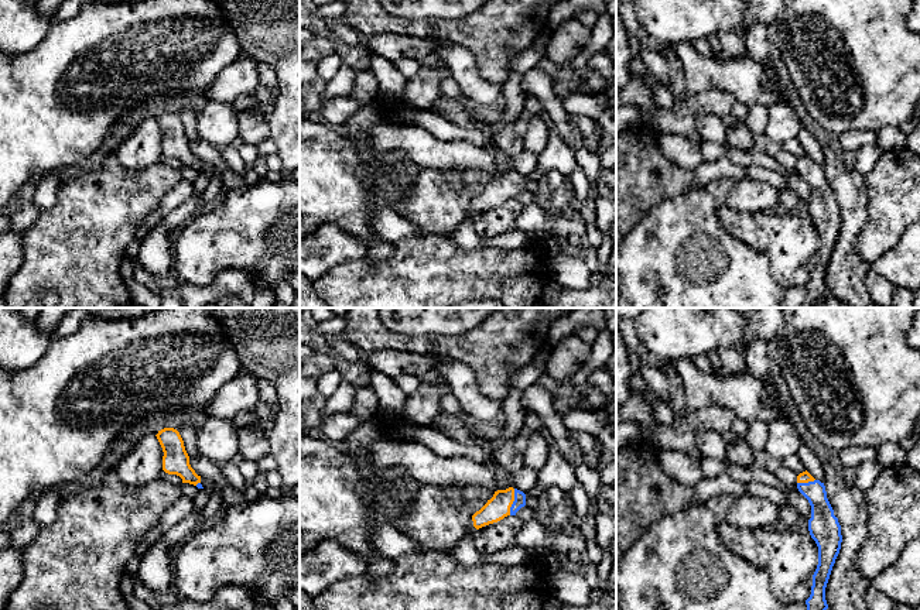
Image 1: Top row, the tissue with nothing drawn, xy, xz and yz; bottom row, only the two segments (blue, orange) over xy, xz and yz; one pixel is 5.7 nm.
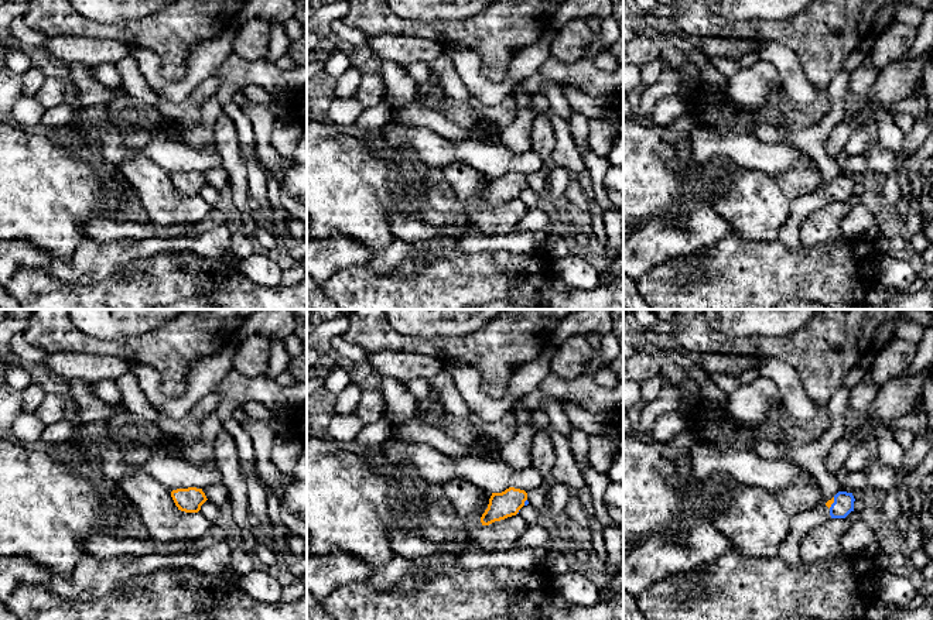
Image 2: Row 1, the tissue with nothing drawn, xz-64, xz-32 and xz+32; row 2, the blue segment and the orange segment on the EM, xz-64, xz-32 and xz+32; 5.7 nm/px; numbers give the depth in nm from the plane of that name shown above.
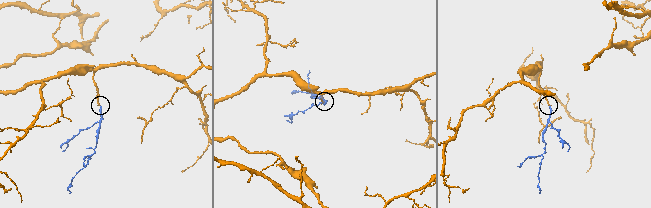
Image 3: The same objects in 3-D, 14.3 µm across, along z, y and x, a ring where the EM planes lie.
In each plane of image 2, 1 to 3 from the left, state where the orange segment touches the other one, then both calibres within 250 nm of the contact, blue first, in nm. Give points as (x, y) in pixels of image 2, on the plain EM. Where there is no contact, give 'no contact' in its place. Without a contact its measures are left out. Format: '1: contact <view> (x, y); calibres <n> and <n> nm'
1: no contact
2: contact xz-32 (525, 185); calibres 20 and 150 nm
3: contact xz+32 (833, 187); calibres 120 and 40 nm

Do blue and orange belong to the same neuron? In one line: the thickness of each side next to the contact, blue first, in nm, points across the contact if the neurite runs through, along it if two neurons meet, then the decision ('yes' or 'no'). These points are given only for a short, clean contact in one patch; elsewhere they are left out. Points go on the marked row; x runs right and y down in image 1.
70/140 nm | across xz (519, 501), (513, 501), (506, 501), (498, 507) | yes

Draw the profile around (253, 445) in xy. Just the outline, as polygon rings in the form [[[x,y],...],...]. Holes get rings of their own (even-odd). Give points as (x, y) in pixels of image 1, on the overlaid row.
[[[244,426],[239,429],[239,453],[244,460],[259,462],[269,455],[270,443],[264,436],[263,428]]]

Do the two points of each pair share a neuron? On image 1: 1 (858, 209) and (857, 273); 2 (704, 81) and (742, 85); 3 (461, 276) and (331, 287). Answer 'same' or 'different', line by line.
1: same
2: same
3: same

